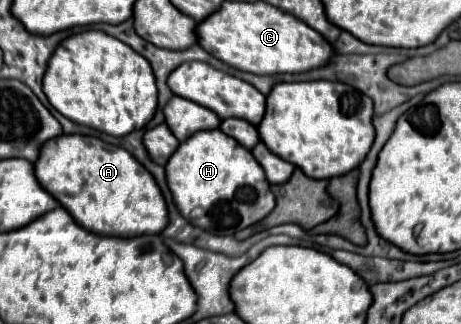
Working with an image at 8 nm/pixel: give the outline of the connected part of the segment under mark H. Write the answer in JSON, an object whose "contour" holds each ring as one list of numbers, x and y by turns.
{"contour":[[220,129,198,131,182,141,166,165,166,181,184,219,212,235,242,231,274,209,274,195,260,163]]}

